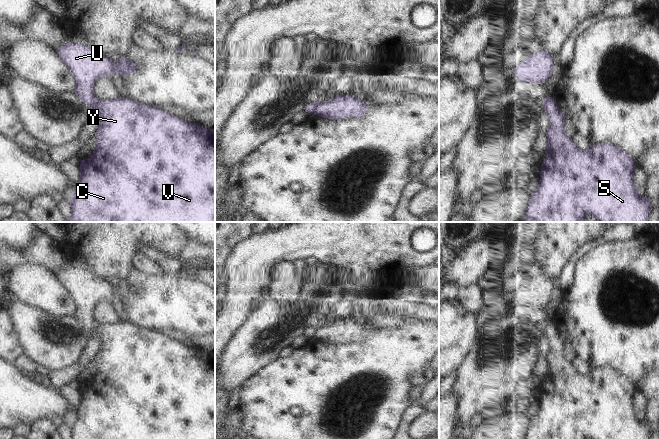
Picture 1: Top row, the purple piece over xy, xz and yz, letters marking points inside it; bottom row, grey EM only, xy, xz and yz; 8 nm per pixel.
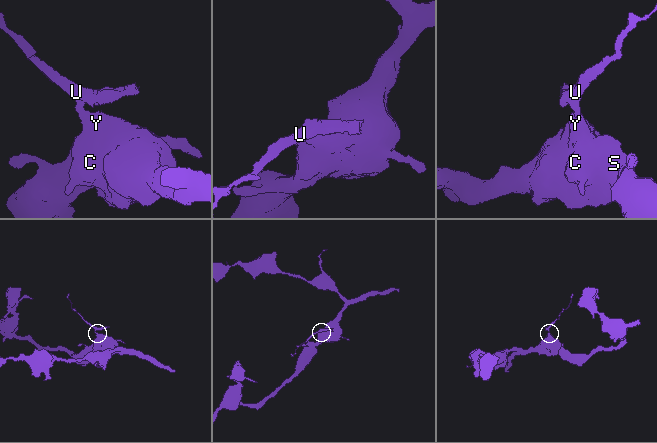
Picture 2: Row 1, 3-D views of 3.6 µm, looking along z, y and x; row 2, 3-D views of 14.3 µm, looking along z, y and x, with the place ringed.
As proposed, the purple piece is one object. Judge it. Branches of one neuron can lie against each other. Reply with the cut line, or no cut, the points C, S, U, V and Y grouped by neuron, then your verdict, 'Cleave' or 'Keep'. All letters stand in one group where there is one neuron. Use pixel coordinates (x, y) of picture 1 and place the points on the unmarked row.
Split along xz (319, 326), (313, 333). Groups: C S V Y / U. Cleave

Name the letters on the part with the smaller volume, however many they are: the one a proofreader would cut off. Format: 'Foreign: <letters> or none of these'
Foreign: U

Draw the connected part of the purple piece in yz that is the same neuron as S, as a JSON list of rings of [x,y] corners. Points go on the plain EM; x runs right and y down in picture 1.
[[[550,320],[544,328],[550,348],[546,357],[547,383],[541,387],[540,407],[531,418],[526,439],[650,439],[650,422],[640,421],[634,409],[636,386],[609,367],[581,375],[564,355],[565,339]]]

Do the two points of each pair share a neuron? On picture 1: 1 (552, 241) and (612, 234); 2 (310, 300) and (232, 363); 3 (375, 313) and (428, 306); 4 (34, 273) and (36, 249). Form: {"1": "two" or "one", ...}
{"1": "two", "2": "one", "3": "one", "4": "two"}

